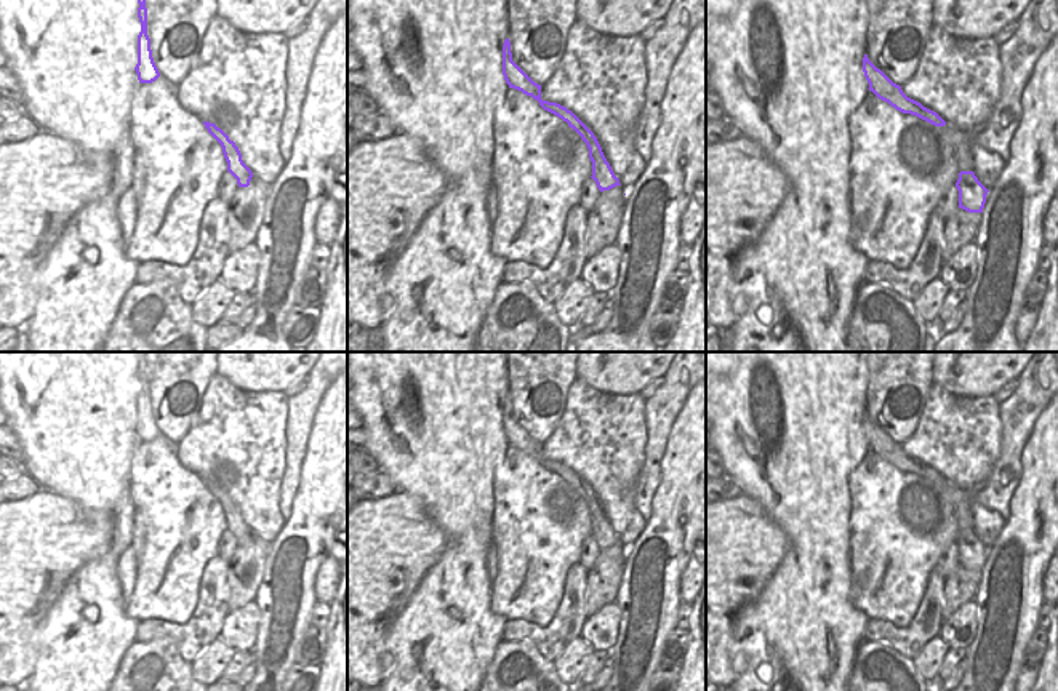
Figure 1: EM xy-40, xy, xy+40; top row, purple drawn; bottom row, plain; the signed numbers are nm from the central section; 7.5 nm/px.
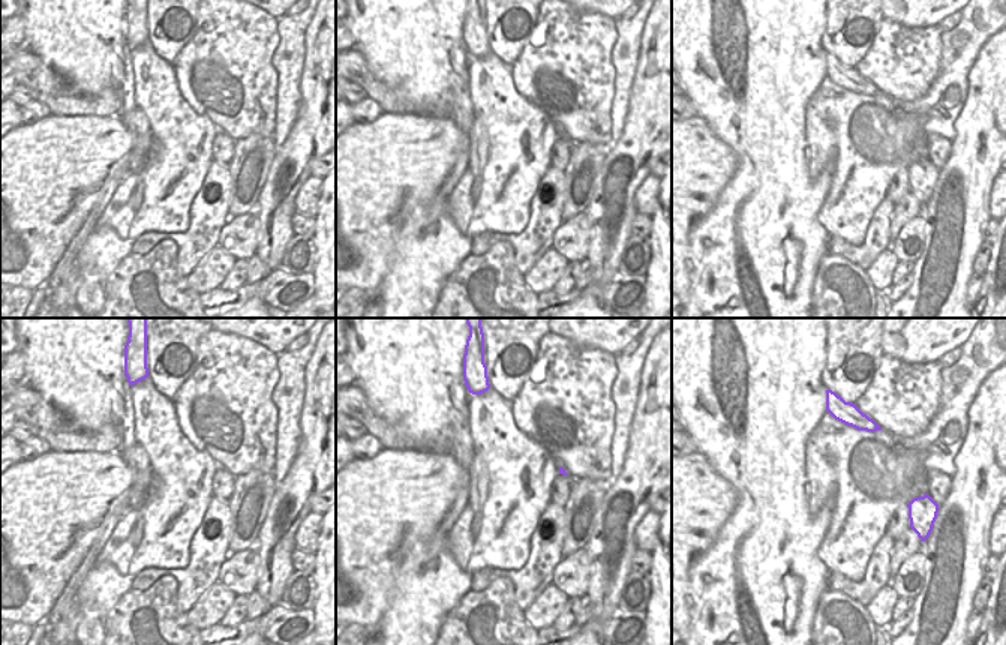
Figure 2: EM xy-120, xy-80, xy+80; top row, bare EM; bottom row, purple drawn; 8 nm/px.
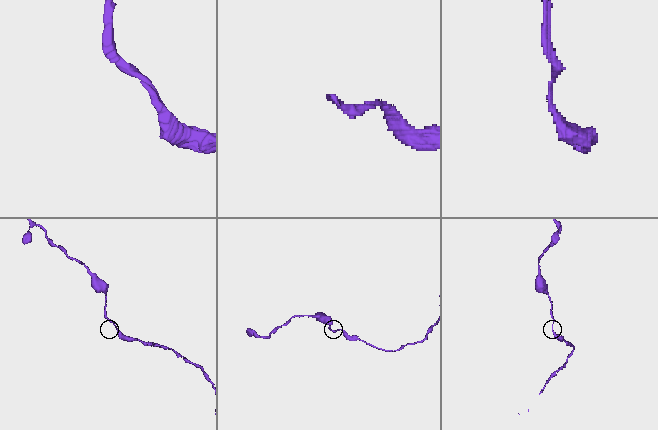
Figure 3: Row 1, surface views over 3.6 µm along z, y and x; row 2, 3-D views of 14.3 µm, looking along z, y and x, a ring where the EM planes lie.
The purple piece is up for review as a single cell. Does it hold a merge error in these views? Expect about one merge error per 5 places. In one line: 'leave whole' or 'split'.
leave whole

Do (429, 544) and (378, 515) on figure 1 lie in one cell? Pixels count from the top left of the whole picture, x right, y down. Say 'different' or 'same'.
same

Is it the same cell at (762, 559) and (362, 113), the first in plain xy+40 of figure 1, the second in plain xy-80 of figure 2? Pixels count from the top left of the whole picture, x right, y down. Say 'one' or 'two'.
two

